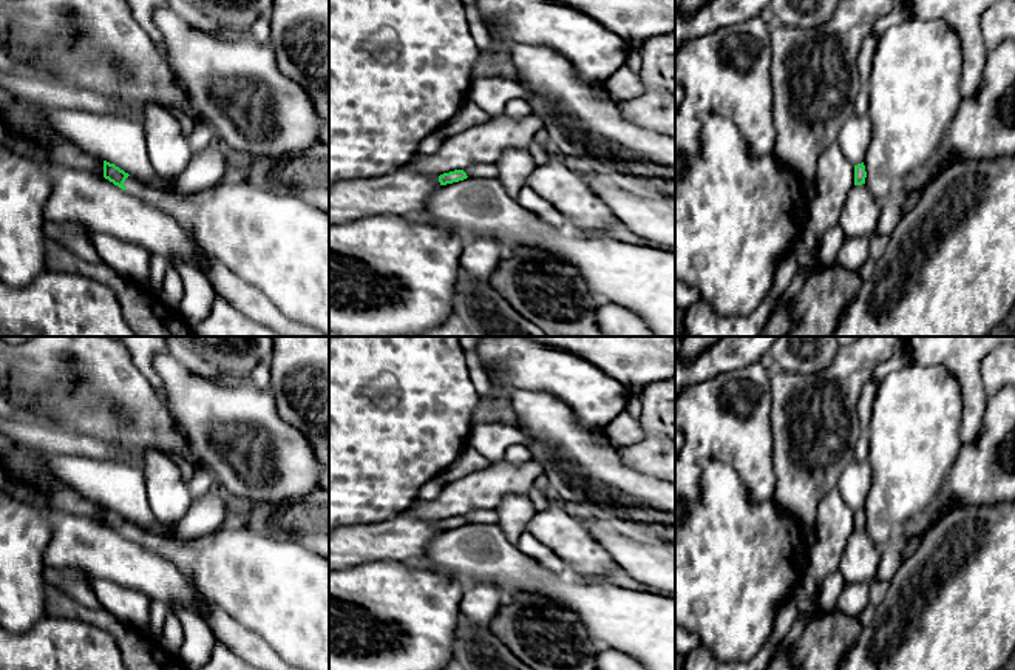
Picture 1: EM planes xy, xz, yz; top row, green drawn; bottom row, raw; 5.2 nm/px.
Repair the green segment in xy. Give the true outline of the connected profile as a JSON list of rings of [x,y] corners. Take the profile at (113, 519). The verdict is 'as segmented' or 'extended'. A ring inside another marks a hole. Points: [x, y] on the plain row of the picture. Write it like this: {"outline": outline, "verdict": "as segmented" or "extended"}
{"outline": [[[104,506],[104,523],[167,559],[216,607],[250,628],[298,670],[329,670],[329,559],[298,542],[273,539],[253,525],[199,537],[162,537]]], "verdict": "extended"}

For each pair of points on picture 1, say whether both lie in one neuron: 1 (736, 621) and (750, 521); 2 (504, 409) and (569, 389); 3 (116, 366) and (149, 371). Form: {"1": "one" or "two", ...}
{"1": "one", "2": "one", "3": "two"}

